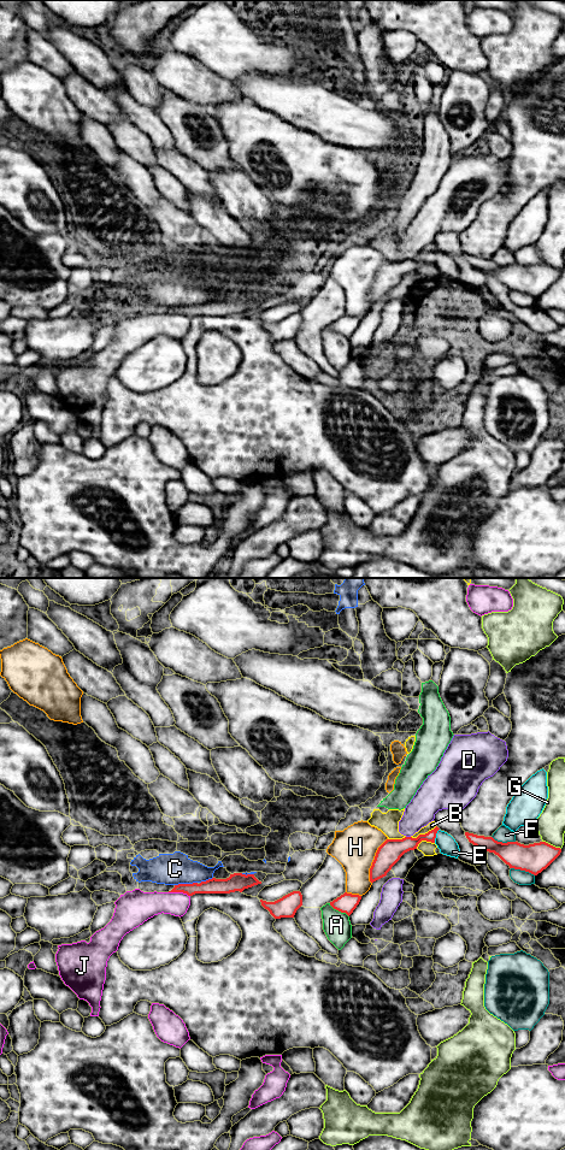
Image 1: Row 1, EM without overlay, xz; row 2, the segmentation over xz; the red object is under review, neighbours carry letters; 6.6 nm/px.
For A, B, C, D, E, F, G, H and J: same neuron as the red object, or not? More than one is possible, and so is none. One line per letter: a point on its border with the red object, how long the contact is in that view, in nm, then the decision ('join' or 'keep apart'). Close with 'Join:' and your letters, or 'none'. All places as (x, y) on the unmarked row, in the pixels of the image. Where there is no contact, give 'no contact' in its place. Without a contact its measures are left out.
A: contact xz (339, 332); length 160 nm; keep apart
B: contact xz (423, 257); length 190 nm; keep apart
C: contact xz (186, 306); length 150 nm; keep apart
D: contact xz (408, 259); length 30 nm; keep apart
E: contact xz (435, 258); length 100 nm; keep apart
F: contact xz (504, 265); length 170 nm; keep apart
G: contact xz (552, 267); length 140 nm; keep apart
H: contact xz (374, 283); length 320 nm; keep apart
J: contact xz (180, 313); length 150 nm; keep apart
Join: none

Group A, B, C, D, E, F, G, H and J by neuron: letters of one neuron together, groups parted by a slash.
A / B / C / D / E / F / G / H / J

